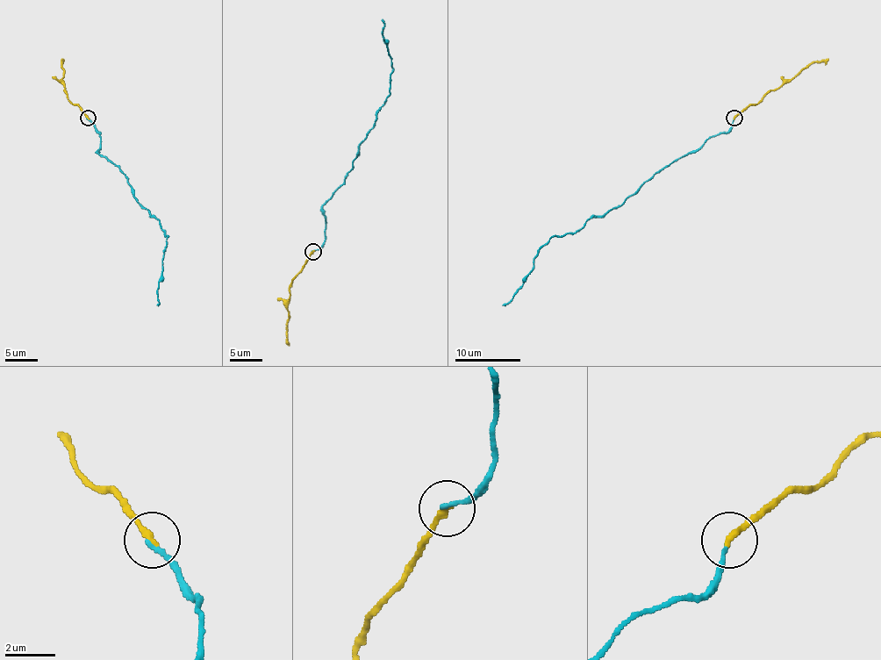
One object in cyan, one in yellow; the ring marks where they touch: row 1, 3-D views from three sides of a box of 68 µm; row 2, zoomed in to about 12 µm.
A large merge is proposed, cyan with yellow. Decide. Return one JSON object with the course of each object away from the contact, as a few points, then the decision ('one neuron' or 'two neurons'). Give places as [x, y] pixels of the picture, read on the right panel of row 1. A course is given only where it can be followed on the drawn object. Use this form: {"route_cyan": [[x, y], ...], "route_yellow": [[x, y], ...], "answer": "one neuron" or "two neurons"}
{"route_cyan": [[734, 118], [726, 132], [711, 136], [601, 216], [552, 236], [525, 283], [502, 304]], "route_yellow": [[734, 118], [771, 90], [790, 82], [811, 64], [826, 62], [828, 59]], "answer": "one neuron"}

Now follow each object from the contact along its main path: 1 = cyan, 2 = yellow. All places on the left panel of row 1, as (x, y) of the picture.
1: (88, 118), (99, 132), (98, 152), (127, 176), (132, 197), (153, 216), (167, 236), (157, 304)
2: (88, 118), (68, 98), (61, 82), (63, 59)

